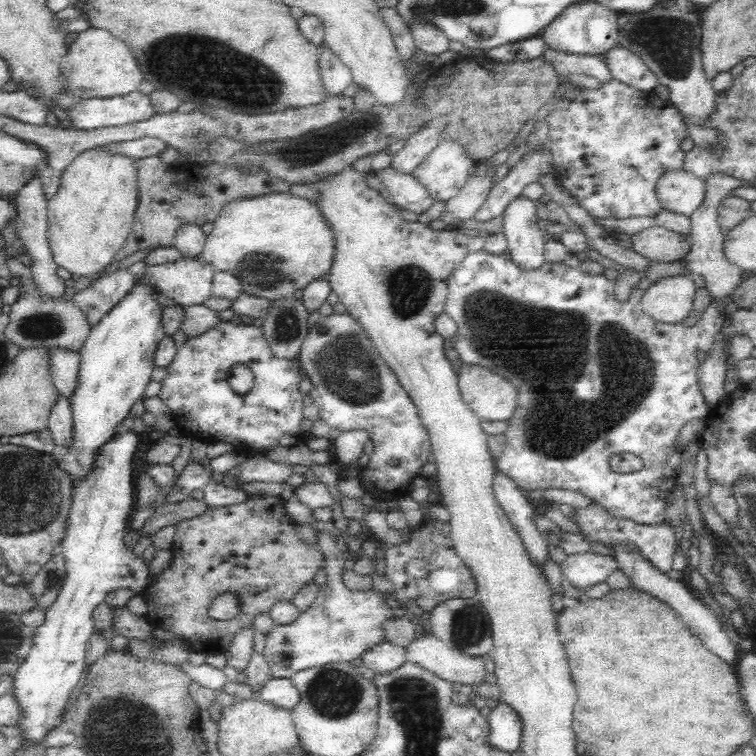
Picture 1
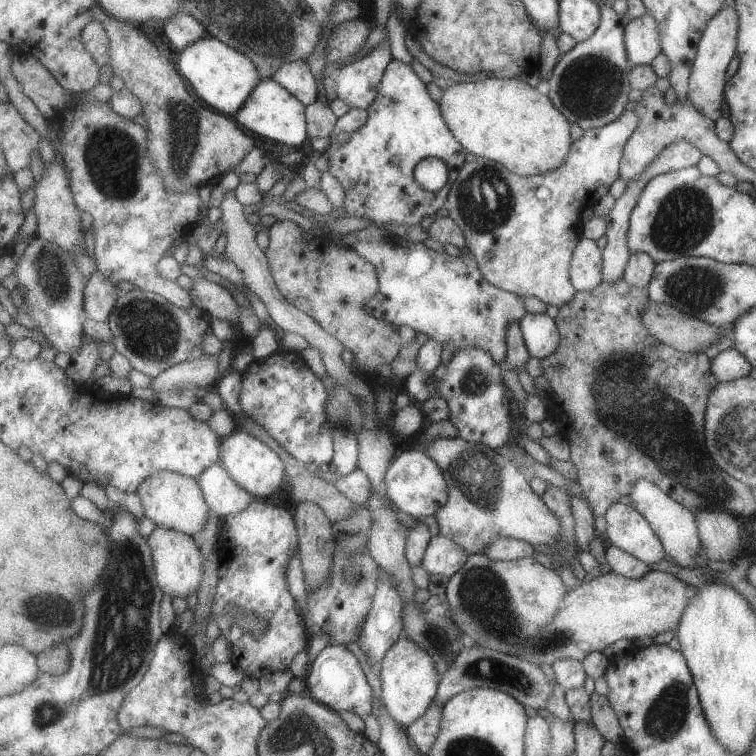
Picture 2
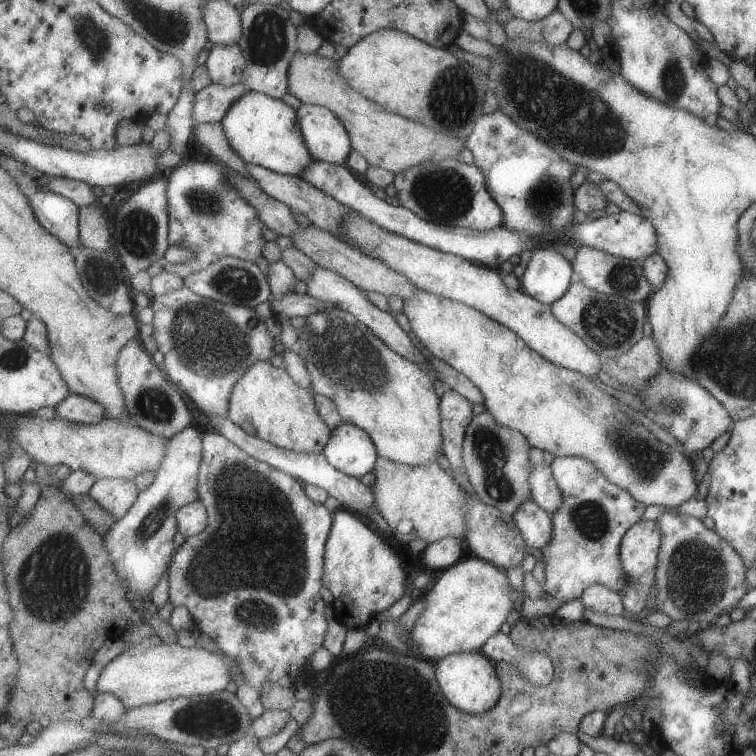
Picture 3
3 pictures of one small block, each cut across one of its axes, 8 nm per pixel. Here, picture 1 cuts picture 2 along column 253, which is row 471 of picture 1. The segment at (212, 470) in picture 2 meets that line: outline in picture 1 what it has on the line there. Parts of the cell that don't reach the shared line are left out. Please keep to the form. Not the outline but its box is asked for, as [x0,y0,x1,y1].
[492,470,548,566]

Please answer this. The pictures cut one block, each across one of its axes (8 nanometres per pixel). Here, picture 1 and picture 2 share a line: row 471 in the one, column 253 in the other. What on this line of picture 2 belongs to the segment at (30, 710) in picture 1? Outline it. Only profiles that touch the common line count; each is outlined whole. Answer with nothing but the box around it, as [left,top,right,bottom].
[235,78,309,147]

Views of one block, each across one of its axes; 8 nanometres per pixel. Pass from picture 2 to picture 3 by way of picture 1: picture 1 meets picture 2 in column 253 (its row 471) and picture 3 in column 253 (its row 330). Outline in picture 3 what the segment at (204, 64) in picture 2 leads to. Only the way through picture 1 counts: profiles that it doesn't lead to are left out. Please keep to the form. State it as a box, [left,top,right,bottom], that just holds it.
[221,90,315,176]

